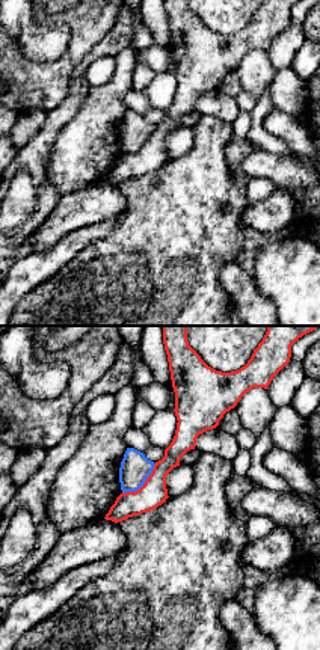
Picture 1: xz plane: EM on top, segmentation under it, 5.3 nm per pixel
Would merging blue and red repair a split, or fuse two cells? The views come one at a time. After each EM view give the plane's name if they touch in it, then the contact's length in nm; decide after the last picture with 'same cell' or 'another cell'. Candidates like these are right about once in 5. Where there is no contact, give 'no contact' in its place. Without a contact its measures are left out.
contact in xz; length 240 nm

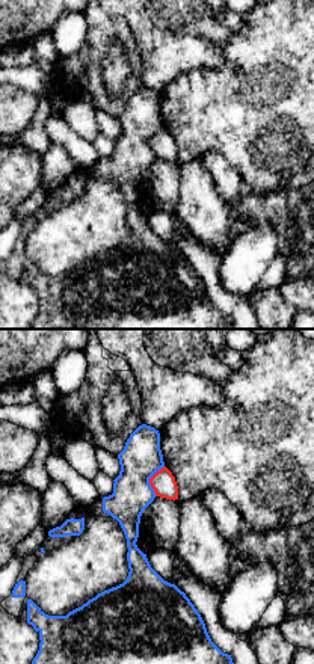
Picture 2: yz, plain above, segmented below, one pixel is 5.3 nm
contact in yz; length 170 nm

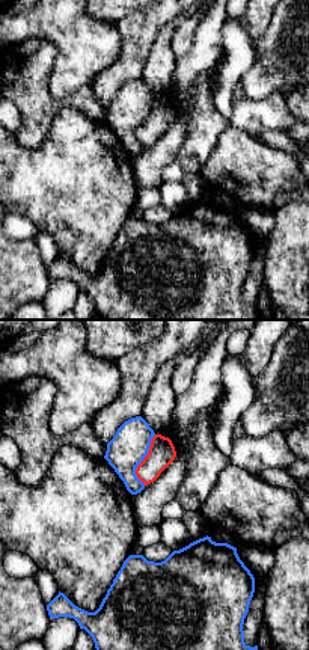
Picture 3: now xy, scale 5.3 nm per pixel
contact in xy; length 280 nm

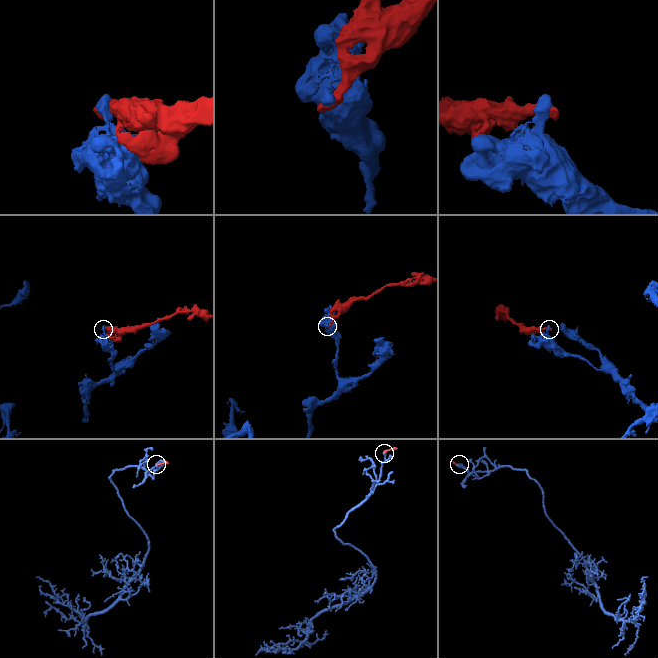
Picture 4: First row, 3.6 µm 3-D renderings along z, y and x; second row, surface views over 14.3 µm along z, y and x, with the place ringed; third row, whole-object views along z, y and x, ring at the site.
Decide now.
another cell

